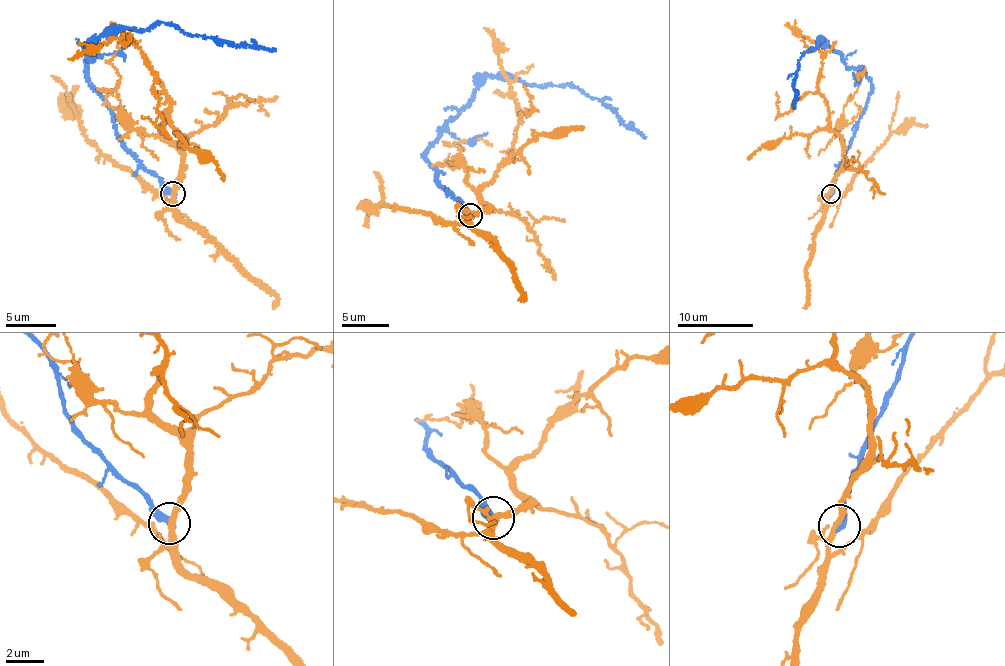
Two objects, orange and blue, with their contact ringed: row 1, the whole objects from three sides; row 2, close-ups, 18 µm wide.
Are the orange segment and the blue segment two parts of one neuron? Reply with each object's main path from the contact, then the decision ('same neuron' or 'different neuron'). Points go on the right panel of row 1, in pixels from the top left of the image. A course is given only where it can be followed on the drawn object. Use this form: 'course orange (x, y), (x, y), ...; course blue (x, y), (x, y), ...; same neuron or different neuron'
course orange (830, 194), (844, 143), (829, 129), (818, 82), (823, 64), (816, 45), (795, 33), (786, 23); course blue (830, 194), (870, 78), (818, 41), (798, 62), (794, 109); different neuron

